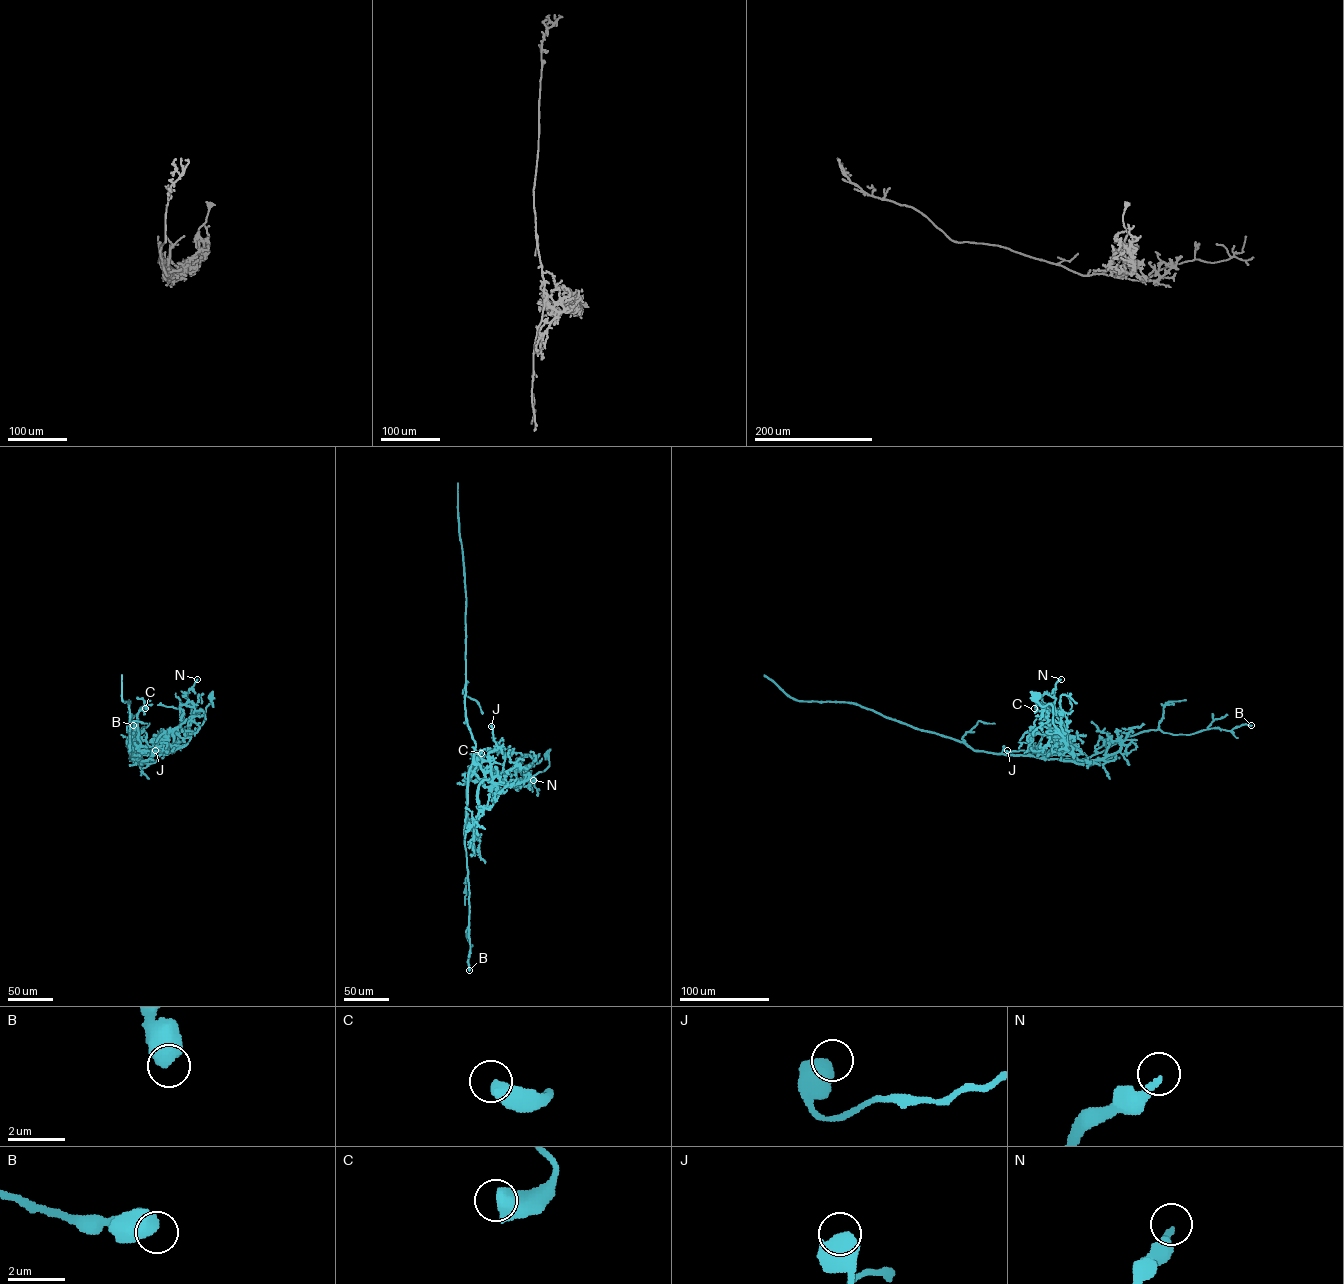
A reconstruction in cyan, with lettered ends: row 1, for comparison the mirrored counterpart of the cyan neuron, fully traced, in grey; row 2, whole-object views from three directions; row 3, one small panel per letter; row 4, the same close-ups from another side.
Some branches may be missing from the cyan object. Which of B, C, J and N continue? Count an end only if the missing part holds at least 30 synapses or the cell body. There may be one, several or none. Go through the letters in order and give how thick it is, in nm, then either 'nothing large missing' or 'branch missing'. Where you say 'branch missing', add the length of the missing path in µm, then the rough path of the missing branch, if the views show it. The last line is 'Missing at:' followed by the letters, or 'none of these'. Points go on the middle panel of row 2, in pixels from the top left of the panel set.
B: 750 nm thick; nothing large missing
C: 600 nm thick; nothing large missing
J: 650 nm thick; nothing large missing
N: 240 nm thick; nothing large missing
Missing at: none of these

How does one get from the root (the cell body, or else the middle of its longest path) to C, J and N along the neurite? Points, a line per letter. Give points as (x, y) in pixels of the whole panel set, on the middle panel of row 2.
C: (546, 755), (544, 771), (492, 786), (490, 763), (477, 753), (473, 772), (481, 753)
J: (546, 755), (549, 766), (544, 771), (511, 786), (492, 786), (488, 754), (500, 747), (494, 740), (491, 726)
N: (546, 755), (549, 766), (544, 771), (523, 781), (528, 779), (528, 774), (523, 773), (530, 774), (533, 780)

